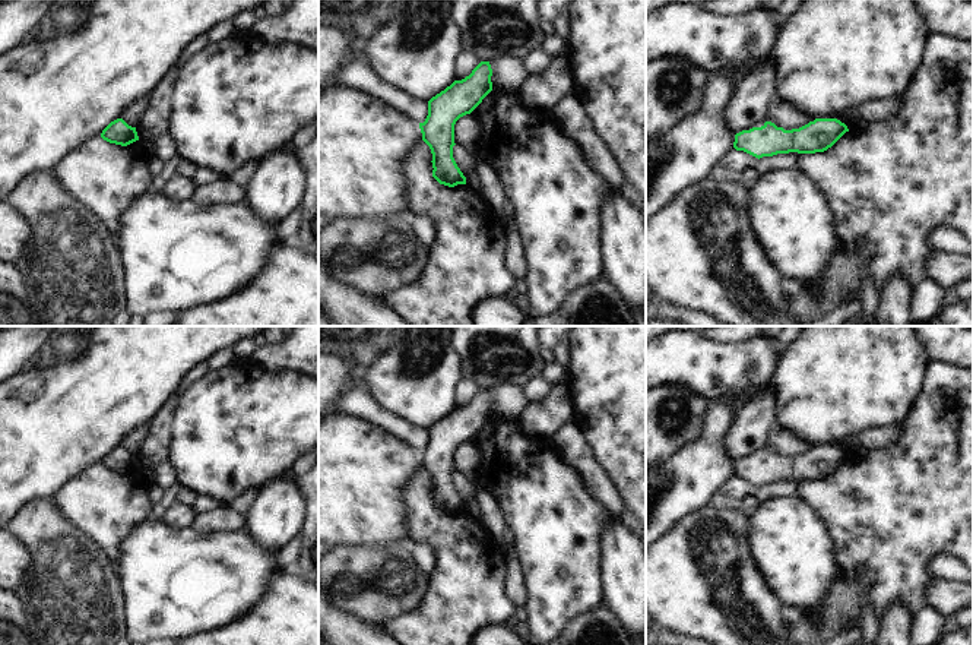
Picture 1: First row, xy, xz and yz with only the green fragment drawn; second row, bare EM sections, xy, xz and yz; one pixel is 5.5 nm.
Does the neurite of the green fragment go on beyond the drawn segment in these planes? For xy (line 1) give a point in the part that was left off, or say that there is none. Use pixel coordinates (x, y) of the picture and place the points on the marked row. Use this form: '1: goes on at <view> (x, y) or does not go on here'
1: does not go on here

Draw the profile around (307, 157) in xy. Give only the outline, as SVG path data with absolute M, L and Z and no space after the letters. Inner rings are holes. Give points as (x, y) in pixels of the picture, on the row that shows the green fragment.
M318 130L307 145L294 151L294 156L304 176L304 190L292 243L301 253L318 259Z

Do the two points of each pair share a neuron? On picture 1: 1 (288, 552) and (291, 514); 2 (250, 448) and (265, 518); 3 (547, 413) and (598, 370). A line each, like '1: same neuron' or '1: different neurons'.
1: different neurons
2: different neurons
3: different neurons

